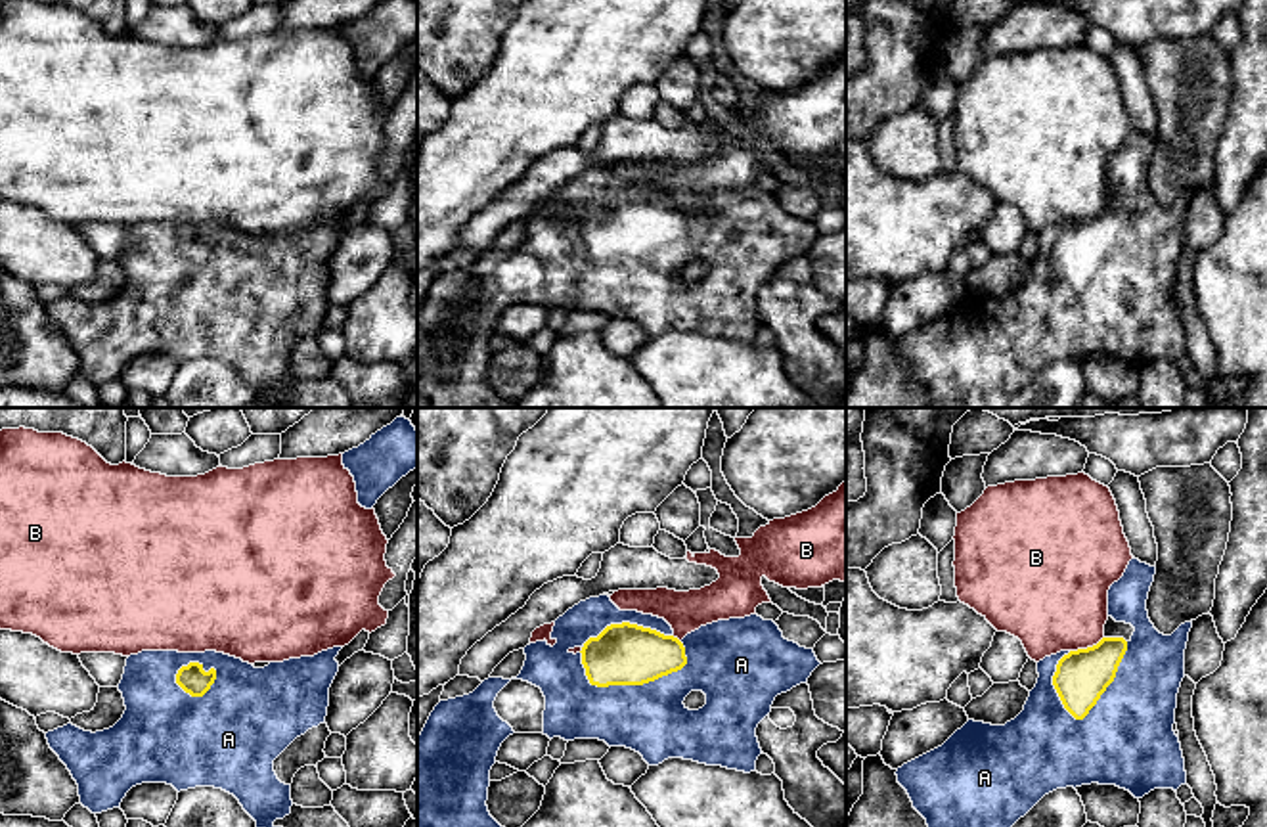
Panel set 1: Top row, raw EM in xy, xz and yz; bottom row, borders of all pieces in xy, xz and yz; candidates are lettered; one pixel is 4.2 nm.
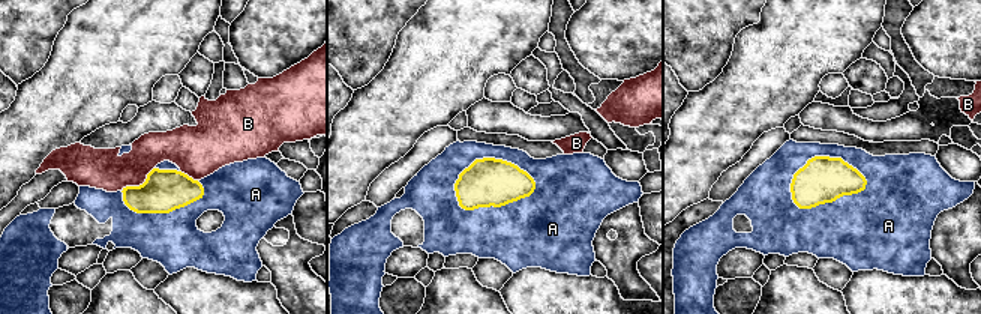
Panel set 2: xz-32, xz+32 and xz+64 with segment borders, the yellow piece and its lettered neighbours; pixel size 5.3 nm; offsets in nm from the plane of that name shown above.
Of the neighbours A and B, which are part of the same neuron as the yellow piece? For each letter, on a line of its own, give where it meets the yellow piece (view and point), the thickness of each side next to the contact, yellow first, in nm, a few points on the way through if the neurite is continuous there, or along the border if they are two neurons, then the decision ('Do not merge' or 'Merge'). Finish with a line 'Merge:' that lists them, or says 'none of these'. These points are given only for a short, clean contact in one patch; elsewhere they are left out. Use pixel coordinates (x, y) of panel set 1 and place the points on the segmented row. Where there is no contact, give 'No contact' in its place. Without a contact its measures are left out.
A: Touches yellow at yz (1111, 682). Thickness 220 nm (yellow) against 400 nm. Merge
B: Touches yellow at yz (1088, 648). Thickness 220 nm (yellow) against 440 nm. Boundary: yz (1103, 636), (1091, 646), (1070, 651). Do not merge
Merge: A

